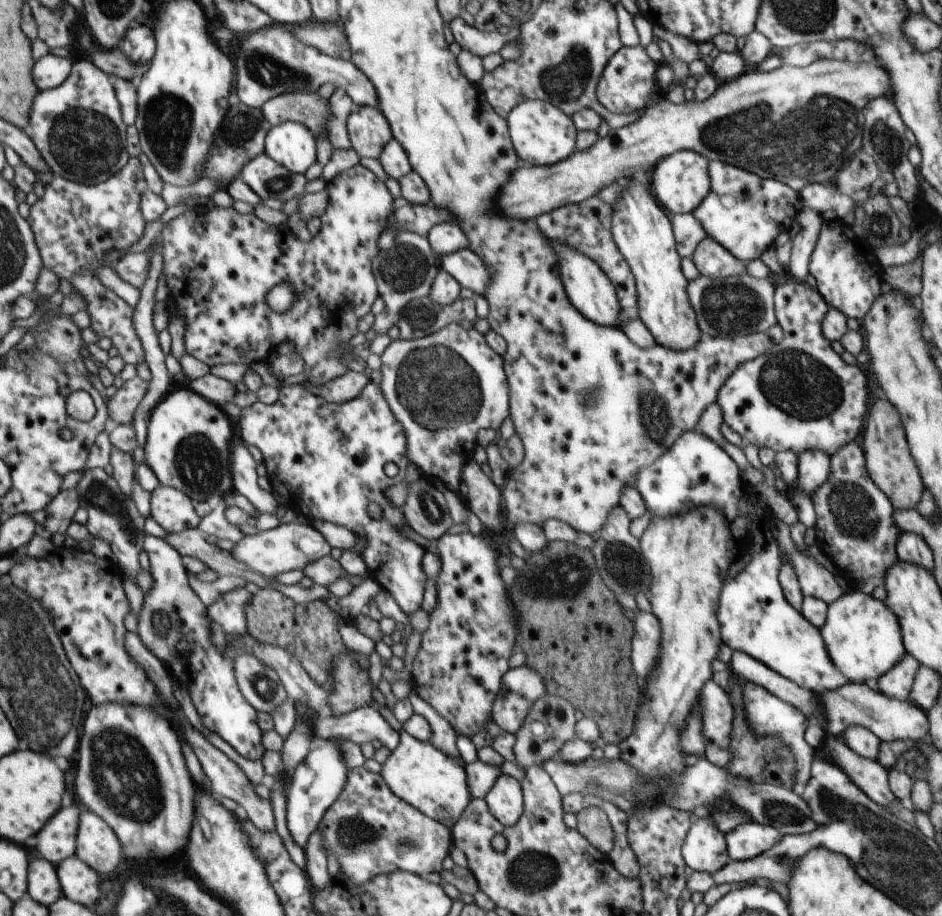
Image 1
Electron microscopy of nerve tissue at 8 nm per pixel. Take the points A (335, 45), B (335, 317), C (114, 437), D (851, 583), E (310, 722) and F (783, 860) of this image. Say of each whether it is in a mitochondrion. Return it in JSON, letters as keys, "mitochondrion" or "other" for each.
{"A":"mitochondrion","B":"other","C":"other","D":"other","E":"other","F":"mitochondrion"}

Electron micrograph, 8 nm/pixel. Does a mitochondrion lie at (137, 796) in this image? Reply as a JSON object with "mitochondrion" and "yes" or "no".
{"mitochondrion":"yes"}

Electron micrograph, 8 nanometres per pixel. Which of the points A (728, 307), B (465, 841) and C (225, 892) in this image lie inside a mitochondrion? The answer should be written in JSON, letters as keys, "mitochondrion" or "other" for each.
{"A":"mitochondrion","B":"other","C":"other"}

